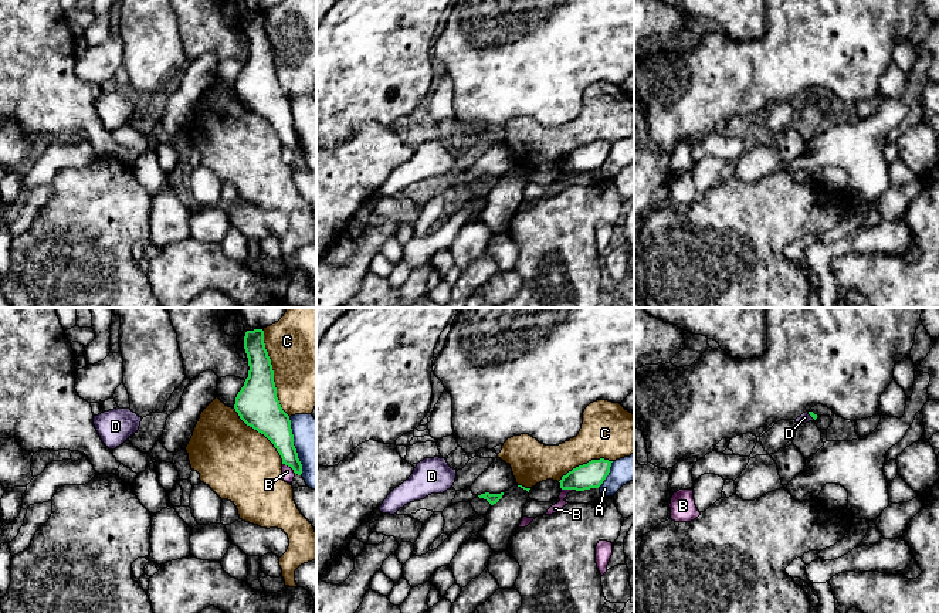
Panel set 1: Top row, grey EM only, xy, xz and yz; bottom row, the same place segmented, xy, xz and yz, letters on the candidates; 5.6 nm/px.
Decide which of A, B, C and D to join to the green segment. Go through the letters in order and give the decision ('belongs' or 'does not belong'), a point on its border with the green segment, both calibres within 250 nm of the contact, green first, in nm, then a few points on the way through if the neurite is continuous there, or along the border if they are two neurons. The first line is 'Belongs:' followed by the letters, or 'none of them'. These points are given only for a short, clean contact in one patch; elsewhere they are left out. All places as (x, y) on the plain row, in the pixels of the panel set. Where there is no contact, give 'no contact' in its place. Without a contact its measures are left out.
Belongs: D
A: does not belong; contact xz (607, 156); calibres 140 and 140 nm
B: does not belong; contact xy (290, 148); calibres 170 and 70 nm
C: does not belong; contact xy (273, 56); calibres 240 and 480 nm
D: belongs; contact yz (812, 98); calibres 30 and 60 nm; way yz (814, 98), (812, 98), (804, 100)

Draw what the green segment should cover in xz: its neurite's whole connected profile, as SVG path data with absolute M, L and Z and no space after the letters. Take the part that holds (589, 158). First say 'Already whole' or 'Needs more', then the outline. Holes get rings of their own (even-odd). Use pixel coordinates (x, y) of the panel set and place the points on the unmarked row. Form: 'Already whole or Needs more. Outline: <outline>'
Already whole. Outline: M600 140L591 142L587 146L579 148L562 159L562 172L584 173L599 170L610 155L613 143Z

